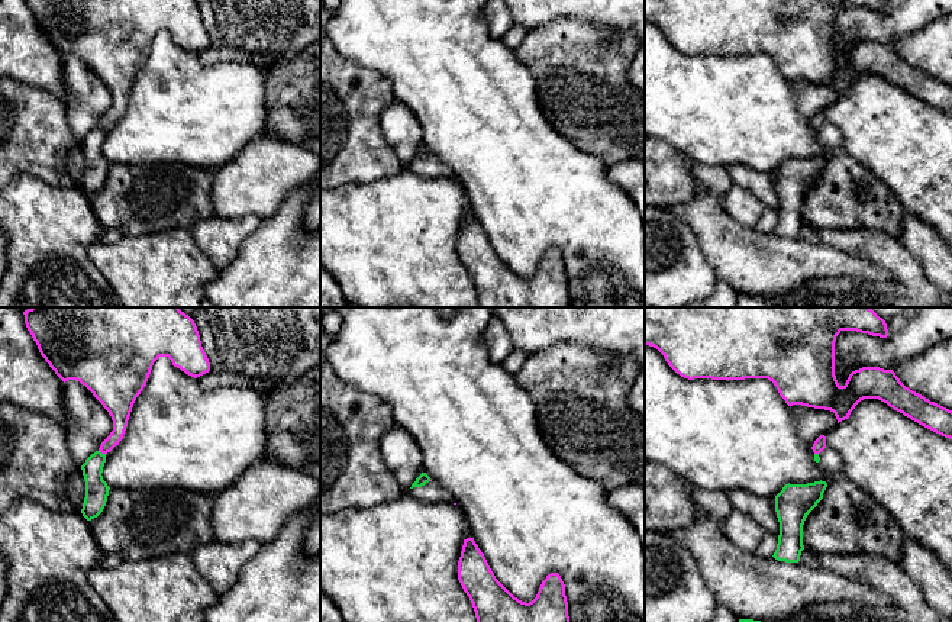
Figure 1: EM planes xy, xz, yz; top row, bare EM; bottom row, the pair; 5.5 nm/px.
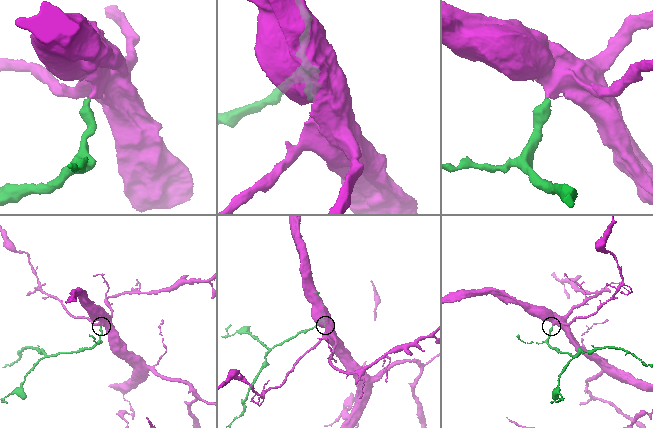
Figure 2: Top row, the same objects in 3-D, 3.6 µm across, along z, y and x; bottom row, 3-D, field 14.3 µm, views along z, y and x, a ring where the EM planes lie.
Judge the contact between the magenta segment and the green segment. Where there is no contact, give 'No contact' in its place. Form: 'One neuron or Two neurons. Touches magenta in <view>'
One neuron. Touches magenta in xy

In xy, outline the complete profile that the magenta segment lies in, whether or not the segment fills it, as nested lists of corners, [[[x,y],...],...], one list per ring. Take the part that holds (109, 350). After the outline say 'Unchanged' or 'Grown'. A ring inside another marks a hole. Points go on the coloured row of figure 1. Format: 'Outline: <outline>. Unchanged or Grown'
Outline: [[[30,307],[25,323],[41,355],[65,383],[77,380],[103,405],[113,420],[113,431],[81,465],[85,497],[81,513],[97,518],[107,502],[110,487],[103,480],[106,454],[123,439],[136,397],[149,378],[154,362],[168,357],[174,367],[197,378],[210,371],[194,320],[178,307]]]. Grown

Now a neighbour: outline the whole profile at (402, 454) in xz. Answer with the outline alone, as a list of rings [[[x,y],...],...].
[[[393,423],[383,435],[380,449],[385,465],[403,489],[409,490],[425,473],[423,454],[406,429]]]

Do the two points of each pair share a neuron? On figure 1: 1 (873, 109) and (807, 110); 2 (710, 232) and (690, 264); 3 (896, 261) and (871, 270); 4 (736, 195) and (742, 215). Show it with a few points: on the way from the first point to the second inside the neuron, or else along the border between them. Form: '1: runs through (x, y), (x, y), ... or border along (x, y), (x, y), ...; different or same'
1: border along (838, 99), (823, 109); different
2: border along (691, 231), (716, 279); different
3: border along (848, 254), (870, 258), (893, 279); different
4: runs through (738, 199), (742, 210); same

